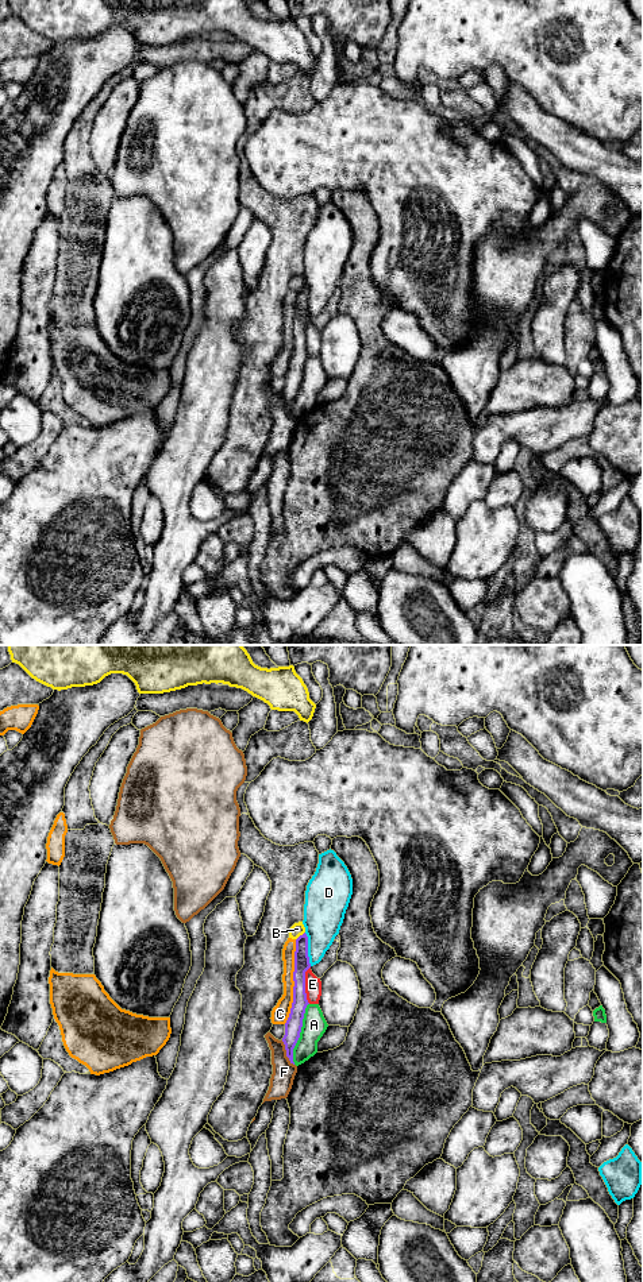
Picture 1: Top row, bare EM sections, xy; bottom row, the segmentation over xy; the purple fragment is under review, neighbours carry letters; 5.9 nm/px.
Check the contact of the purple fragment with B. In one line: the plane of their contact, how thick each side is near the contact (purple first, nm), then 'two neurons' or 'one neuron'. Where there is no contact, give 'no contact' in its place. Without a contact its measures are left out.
meets purple in xy; 100 nm thick on the purple side, 80 nm on the other; two neurons

